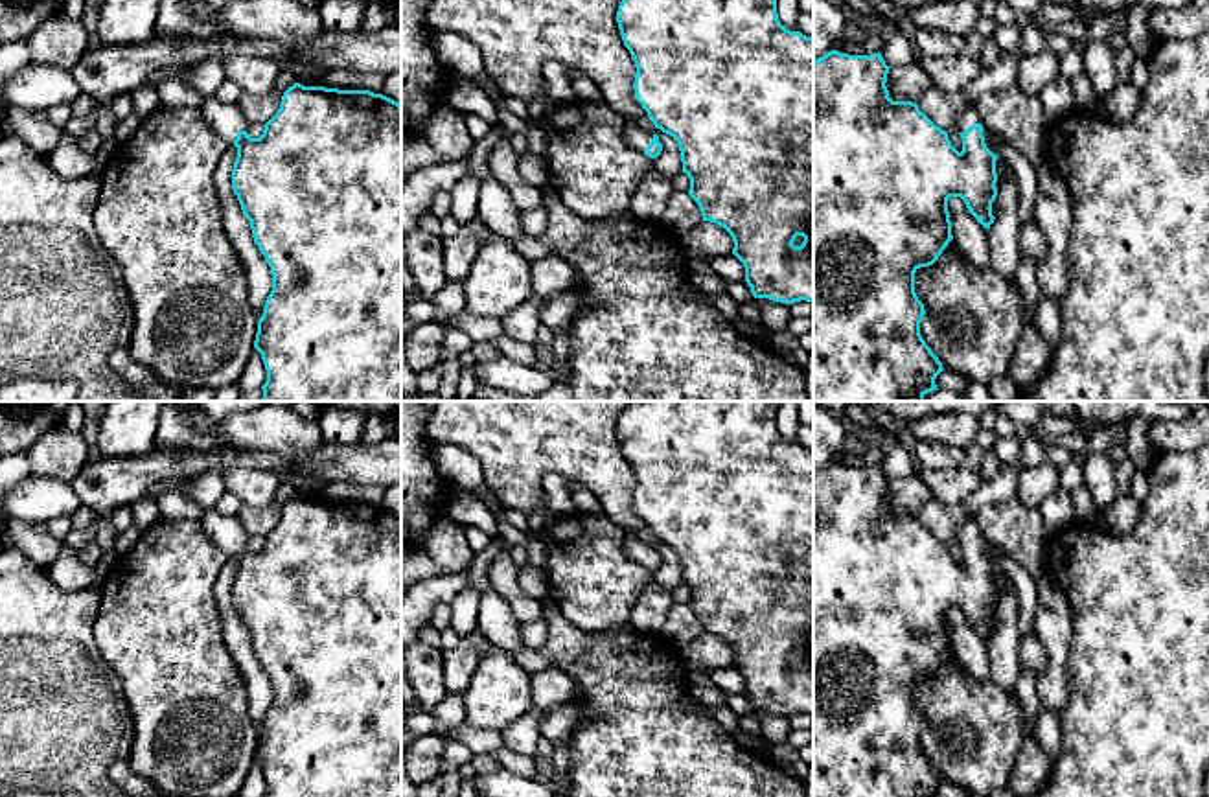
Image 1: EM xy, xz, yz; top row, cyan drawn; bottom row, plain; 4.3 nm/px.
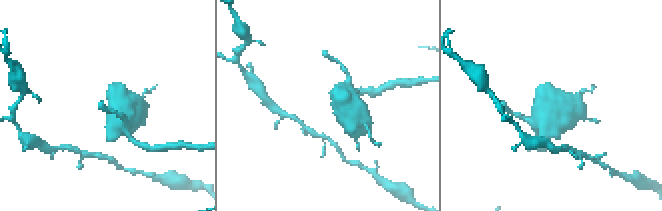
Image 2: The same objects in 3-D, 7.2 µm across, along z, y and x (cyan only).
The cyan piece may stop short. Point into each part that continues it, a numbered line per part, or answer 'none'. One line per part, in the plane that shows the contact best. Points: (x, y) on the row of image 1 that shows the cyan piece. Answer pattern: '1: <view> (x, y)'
1: yz (970, 116)

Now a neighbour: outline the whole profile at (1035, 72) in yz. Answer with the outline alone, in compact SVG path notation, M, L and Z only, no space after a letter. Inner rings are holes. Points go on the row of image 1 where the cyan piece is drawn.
M1045 48L1034 57L1019 59L1016 87L1029 96L1038 96L1058 72L1060 57Z

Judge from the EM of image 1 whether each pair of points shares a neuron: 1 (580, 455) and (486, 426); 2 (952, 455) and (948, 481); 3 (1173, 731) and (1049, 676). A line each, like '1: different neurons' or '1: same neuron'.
1: same neuron
2: different neurons
3: different neurons

